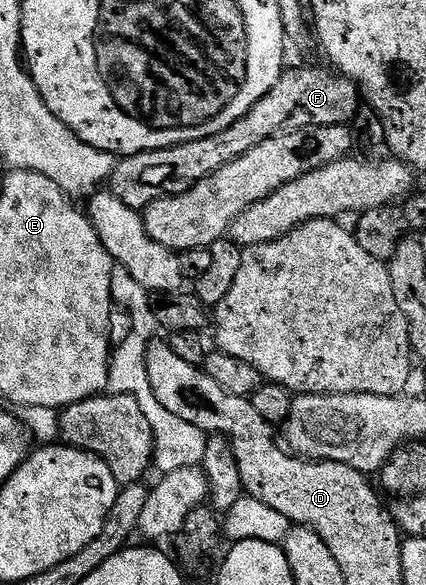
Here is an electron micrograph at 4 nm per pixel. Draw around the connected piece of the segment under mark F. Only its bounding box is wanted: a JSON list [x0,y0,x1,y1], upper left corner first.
[110,67,362,209]

